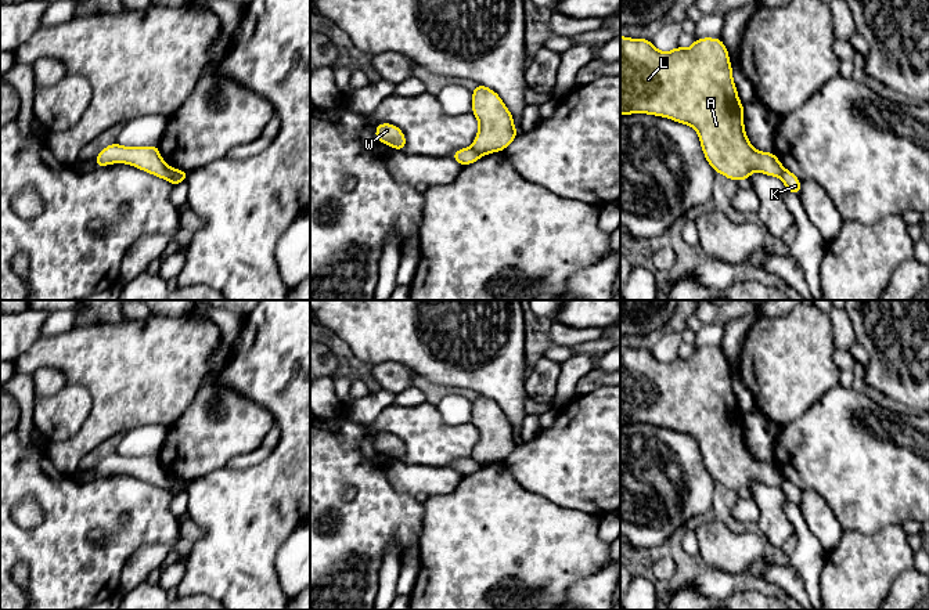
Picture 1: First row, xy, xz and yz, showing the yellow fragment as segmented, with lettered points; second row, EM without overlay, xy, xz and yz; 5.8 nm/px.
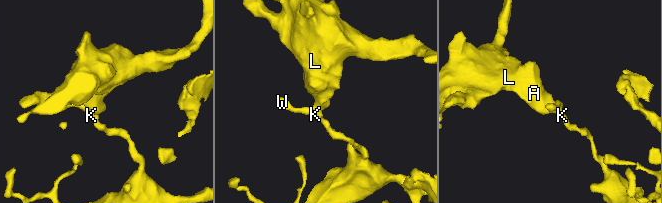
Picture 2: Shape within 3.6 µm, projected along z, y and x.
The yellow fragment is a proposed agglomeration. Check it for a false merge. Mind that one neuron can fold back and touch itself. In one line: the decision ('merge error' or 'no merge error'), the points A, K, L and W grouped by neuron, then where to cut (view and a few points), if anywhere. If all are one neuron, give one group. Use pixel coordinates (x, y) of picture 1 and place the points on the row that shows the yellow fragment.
merge error; A L / K W; cut in xy along (166, 166), (172, 173), (184, 180)

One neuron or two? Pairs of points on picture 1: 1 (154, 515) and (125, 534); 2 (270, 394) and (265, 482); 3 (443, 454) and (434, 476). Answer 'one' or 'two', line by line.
1: one
2: one
3: two

